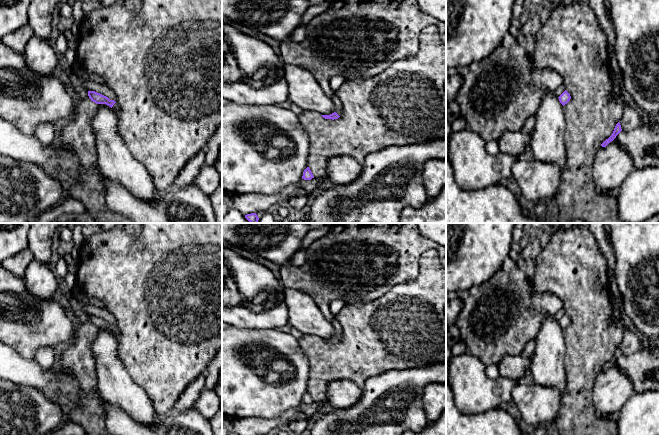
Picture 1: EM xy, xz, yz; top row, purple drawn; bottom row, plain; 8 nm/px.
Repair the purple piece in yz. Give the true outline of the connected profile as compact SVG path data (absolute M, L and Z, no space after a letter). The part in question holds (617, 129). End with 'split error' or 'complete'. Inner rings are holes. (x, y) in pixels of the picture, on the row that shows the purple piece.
M618 122L618 123L616 124L615 128L614 128L614 131L613 131L612 135L611 135L608 139L606 139L606 140L601 144L601 146L602 146L602 147L606 147L611 141L613 141L613 140L616 138L616 136L617 136L621 131L622 131L621 125L620 125L620 122Z; complete

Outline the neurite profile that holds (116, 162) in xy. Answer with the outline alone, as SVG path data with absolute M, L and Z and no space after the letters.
M96 104L97 112L91 121L96 137L96 151L101 173L108 179L121 184L134 197L152 203L159 197L154 182L142 163L137 161L117 131L117 114L106 104Z

